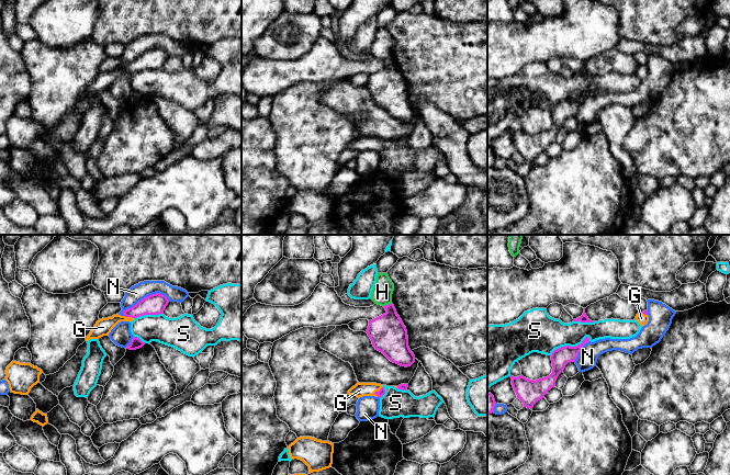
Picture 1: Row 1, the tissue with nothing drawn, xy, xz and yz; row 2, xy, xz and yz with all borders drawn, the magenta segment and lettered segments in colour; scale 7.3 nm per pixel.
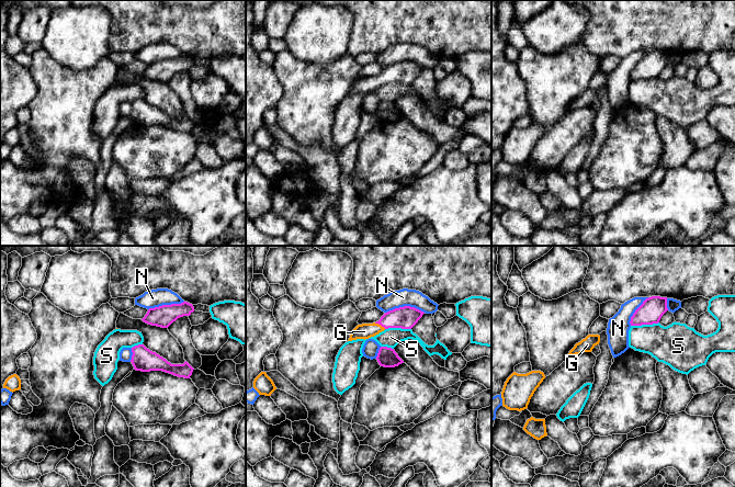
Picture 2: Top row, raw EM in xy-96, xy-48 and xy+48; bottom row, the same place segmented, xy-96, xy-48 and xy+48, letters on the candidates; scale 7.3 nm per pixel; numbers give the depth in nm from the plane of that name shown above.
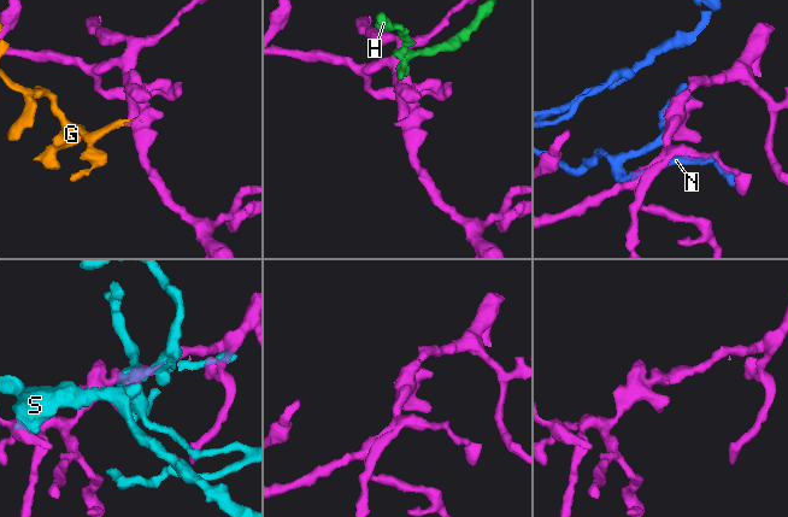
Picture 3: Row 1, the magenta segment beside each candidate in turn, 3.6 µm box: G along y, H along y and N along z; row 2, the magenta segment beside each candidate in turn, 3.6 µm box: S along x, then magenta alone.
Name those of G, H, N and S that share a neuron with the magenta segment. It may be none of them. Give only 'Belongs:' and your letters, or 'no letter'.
Belongs: G

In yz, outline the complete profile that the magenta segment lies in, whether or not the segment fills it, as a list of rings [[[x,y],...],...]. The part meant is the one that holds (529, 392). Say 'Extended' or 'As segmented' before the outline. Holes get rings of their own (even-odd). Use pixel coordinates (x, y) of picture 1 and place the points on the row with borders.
As segmented. [[[586,337],[583,342],[576,347],[561,347],[554,350],[551,354],[552,360],[552,373],[547,376],[536,381],[528,380],[523,375],[512,377],[512,385],[524,407],[532,409],[534,405],[544,398],[548,391],[555,386],[555,381],[561,372],[563,372],[565,365],[569,362],[575,362],[579,352],[584,347],[585,343],[589,342],[589,338]]]

